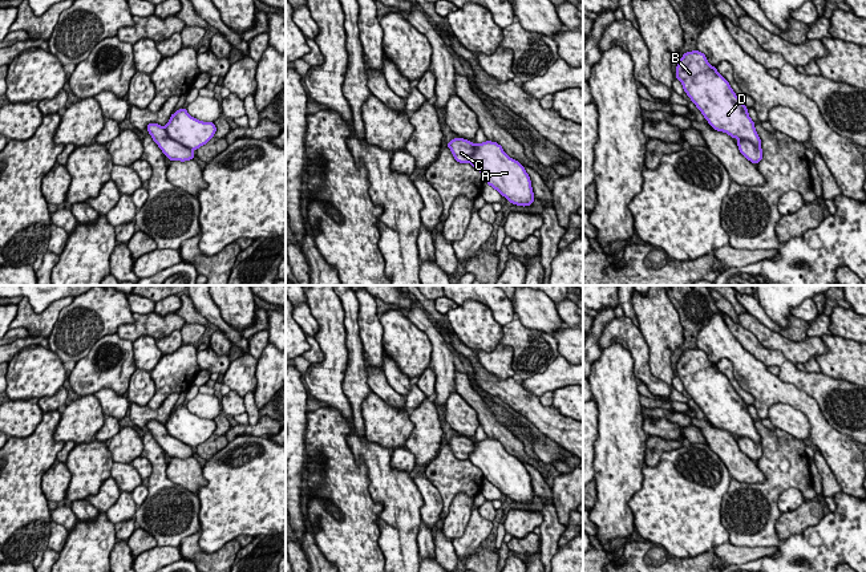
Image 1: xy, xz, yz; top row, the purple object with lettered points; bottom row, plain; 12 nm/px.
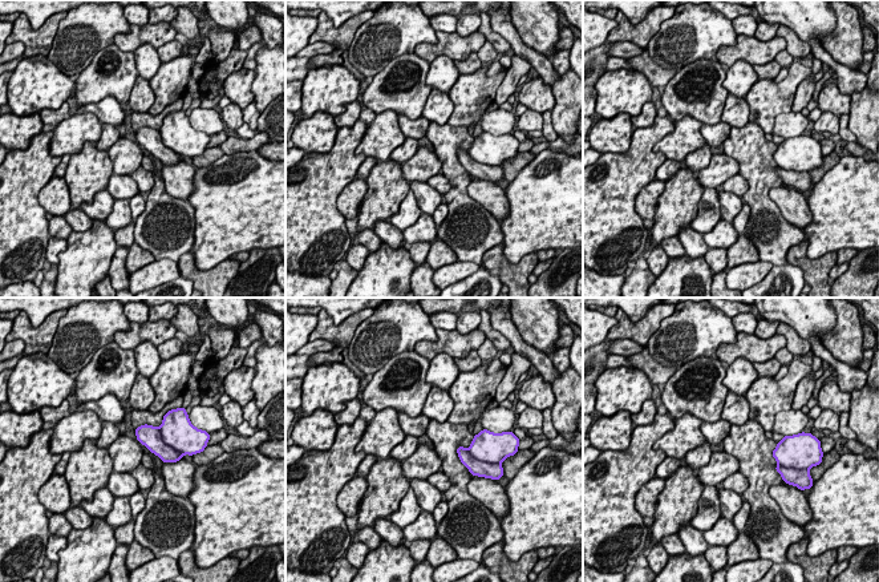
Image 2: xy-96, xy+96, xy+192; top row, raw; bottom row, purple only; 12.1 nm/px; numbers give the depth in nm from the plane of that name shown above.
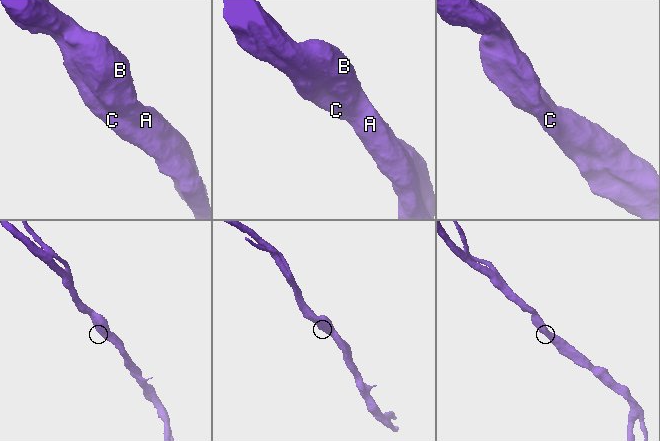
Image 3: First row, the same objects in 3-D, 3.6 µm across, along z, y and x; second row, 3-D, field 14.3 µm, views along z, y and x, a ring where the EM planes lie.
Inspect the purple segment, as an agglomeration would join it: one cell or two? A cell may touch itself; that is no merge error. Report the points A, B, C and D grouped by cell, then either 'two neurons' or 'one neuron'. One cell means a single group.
groups A B C D; one neuron

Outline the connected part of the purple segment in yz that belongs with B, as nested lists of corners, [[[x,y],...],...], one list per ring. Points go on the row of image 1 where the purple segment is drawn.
[[[697,49],[684,53],[676,66],[676,78],[708,123],[715,130],[737,138],[740,153],[757,165],[762,159],[762,149],[754,122],[744,102],[705,54]]]

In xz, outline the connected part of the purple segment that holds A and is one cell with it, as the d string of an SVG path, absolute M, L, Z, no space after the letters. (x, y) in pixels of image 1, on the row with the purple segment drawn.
M457 137L446 146L457 162L469 162L510 203L526 207L534 202L531 180L523 165L510 158L497 142L472 143Z

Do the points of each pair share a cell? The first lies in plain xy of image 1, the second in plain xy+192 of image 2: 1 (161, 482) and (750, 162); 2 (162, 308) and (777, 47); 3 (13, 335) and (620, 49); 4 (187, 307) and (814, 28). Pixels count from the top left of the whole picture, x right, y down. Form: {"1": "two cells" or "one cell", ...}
{"1": "one cell", "2": "one cell", "3": "one cell", "4": "two cells"}

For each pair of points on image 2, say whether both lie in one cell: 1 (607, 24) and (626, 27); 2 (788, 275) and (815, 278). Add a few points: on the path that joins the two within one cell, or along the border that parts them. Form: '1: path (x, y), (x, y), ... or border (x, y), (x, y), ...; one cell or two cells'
1: border (615, 19), (616, 24), (606, 40); two cells
2: border (788, 263), (796, 265), (802, 271), (806, 283); two cells

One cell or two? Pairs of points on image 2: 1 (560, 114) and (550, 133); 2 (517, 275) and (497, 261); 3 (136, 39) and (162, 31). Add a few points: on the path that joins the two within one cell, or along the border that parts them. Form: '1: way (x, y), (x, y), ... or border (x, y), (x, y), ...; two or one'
1: border (553, 96), (551, 126), (558, 136); two
2: way (511, 275), (502, 266); one
3: way (142, 33), (156, 32); one

